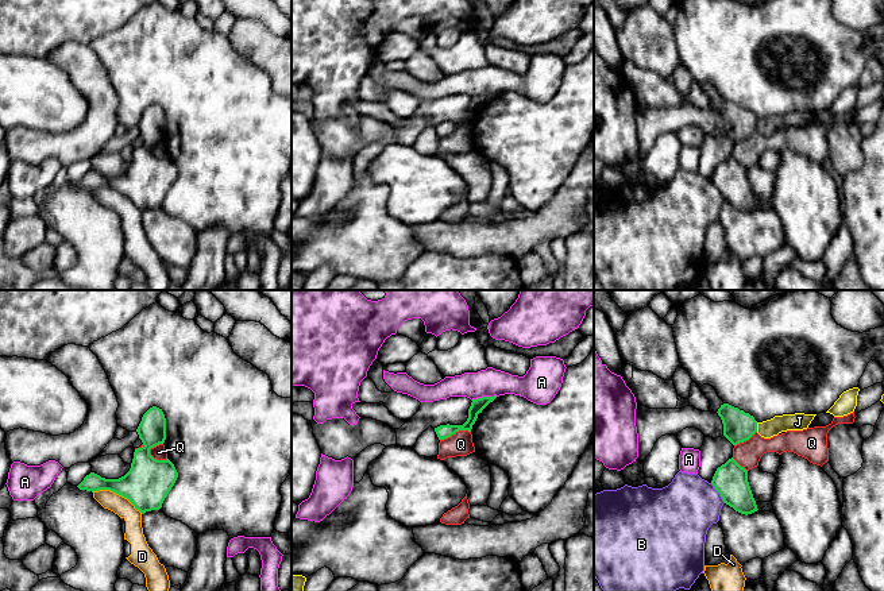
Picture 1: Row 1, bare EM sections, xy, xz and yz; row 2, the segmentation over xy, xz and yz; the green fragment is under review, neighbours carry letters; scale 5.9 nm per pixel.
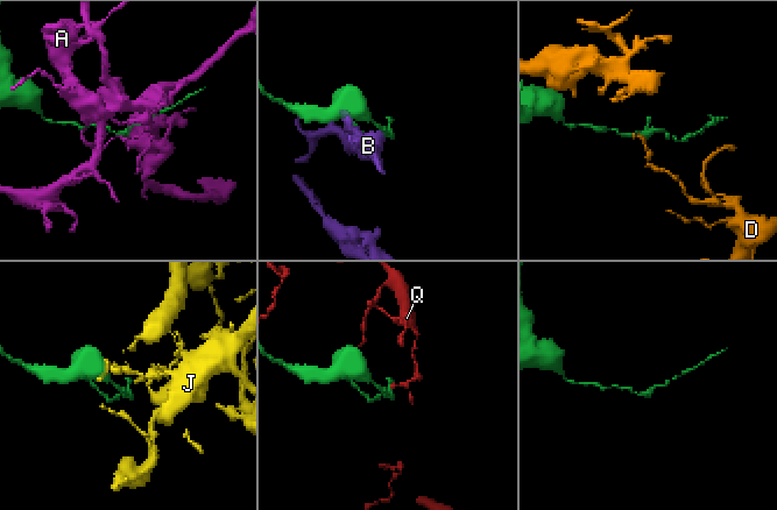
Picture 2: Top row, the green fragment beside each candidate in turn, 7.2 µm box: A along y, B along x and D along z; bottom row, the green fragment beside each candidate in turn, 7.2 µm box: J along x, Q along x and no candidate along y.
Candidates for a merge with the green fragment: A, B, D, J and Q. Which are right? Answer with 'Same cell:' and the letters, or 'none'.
Same cell: none

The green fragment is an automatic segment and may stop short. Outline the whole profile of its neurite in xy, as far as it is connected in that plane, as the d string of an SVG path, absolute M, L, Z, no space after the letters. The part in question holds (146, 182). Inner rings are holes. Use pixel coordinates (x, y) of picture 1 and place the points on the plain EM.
M153 104L142 115L136 127L143 140L135 147L130 169L119 177L105 177L90 170L77 184L80 188L109 188L127 196L142 212L159 208L169 189L174 184L178 170L174 162L157 158L150 147L166 138L166 116L162 107Z

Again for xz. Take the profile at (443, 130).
M497 93L494 94L482 94L482 96L476 96L472 97L471 104L468 107L468 116L463 123L440 123L437 125L435 125L435 130L439 135L439 138L444 138L451 135L452 132L455 132L459 128L468 128L471 130L472 123L475 121L478 112L482 111L482 108L494 97L497 96Z

